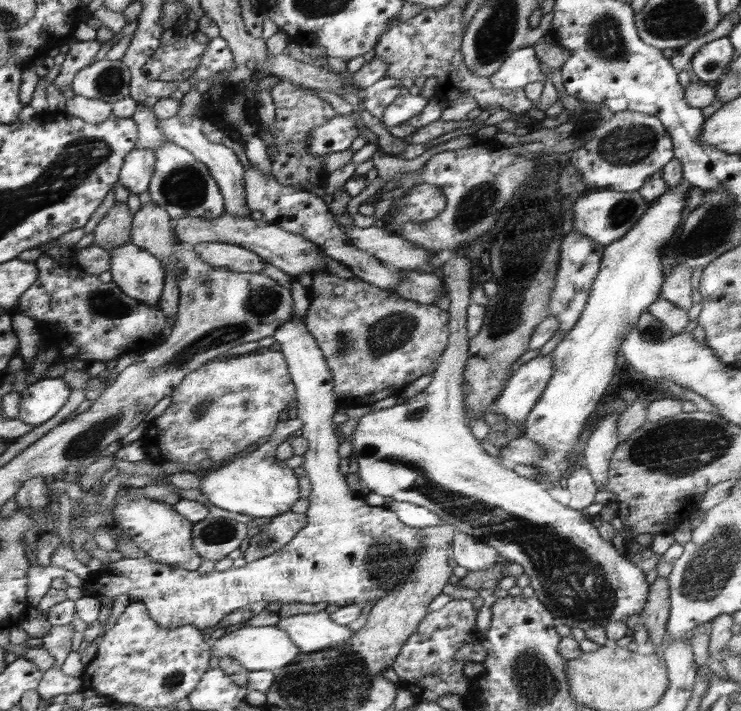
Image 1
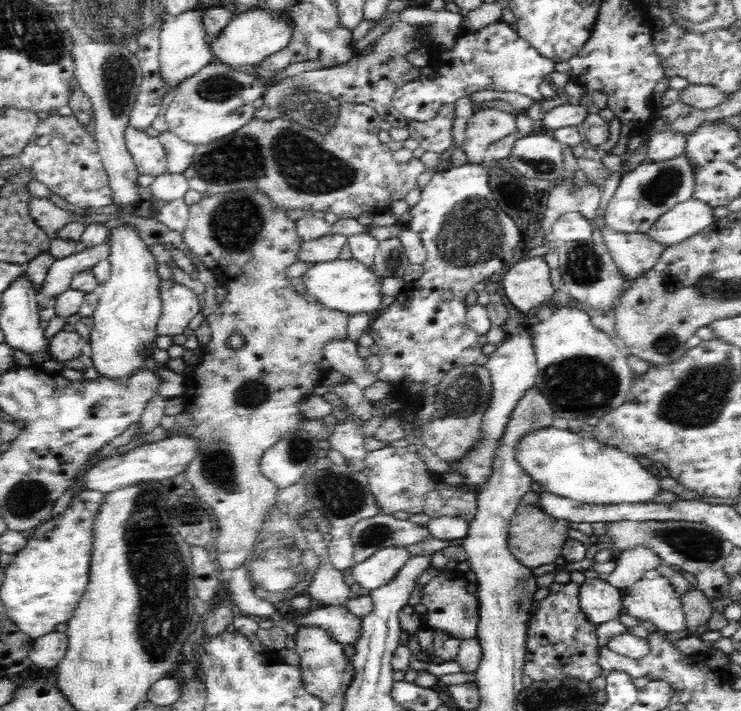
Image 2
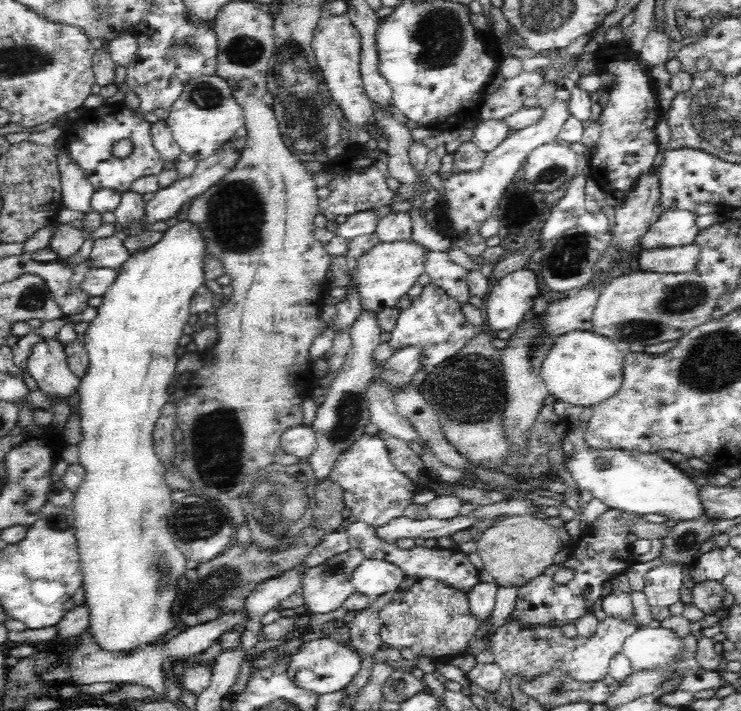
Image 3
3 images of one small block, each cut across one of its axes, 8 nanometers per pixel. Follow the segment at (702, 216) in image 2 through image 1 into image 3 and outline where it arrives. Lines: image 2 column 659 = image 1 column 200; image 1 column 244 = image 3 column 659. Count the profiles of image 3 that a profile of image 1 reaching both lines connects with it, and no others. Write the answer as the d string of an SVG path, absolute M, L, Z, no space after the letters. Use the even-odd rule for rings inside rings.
M668 210L652 224L641 238L641 248L654 250L660 247L688 246L699 234L697 215L686 210Z

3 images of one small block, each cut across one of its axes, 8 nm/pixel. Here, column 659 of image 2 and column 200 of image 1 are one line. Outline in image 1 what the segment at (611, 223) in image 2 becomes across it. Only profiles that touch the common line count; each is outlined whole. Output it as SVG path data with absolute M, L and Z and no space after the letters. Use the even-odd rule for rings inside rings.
M170 142L154 152L156 154L155 172L148 194L152 197L153 202L167 210L167 214L171 216L172 220L189 217L216 219L225 214L226 200L224 200L214 176L189 150Z

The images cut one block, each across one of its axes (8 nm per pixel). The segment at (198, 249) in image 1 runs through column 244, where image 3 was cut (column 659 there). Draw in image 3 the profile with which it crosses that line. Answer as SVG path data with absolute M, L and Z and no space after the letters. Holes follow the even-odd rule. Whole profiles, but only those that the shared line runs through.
M700 245L672 246L640 250L638 271L665 274L685 274L697 270L700 260Z

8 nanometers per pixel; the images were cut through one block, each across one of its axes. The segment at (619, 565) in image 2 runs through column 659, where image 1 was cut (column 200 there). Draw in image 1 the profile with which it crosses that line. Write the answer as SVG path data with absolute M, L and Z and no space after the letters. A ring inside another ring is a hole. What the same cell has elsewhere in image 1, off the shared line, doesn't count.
M121 487L117 496L120 499L116 502L116 507L113 510L112 521L117 523L124 530L124 533L132 538L132 541L144 550L151 559L190 571L196 571L204 562L204 559L196 554L194 547L192 547L191 528L193 522L180 516L174 510L174 505L156 502L156 500L150 500L144 496L128 498L128 487Z

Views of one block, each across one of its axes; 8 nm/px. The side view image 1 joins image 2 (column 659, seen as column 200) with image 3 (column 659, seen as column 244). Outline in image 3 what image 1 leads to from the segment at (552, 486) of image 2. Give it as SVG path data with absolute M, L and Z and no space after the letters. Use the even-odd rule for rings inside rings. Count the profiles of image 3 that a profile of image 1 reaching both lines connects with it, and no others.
M588 448L586 452L574 452L567 469L572 472L579 488L590 490L610 509L626 512L652 512L672 520L696 520L704 516L698 484L682 469L657 453L641 453L620 448Z

